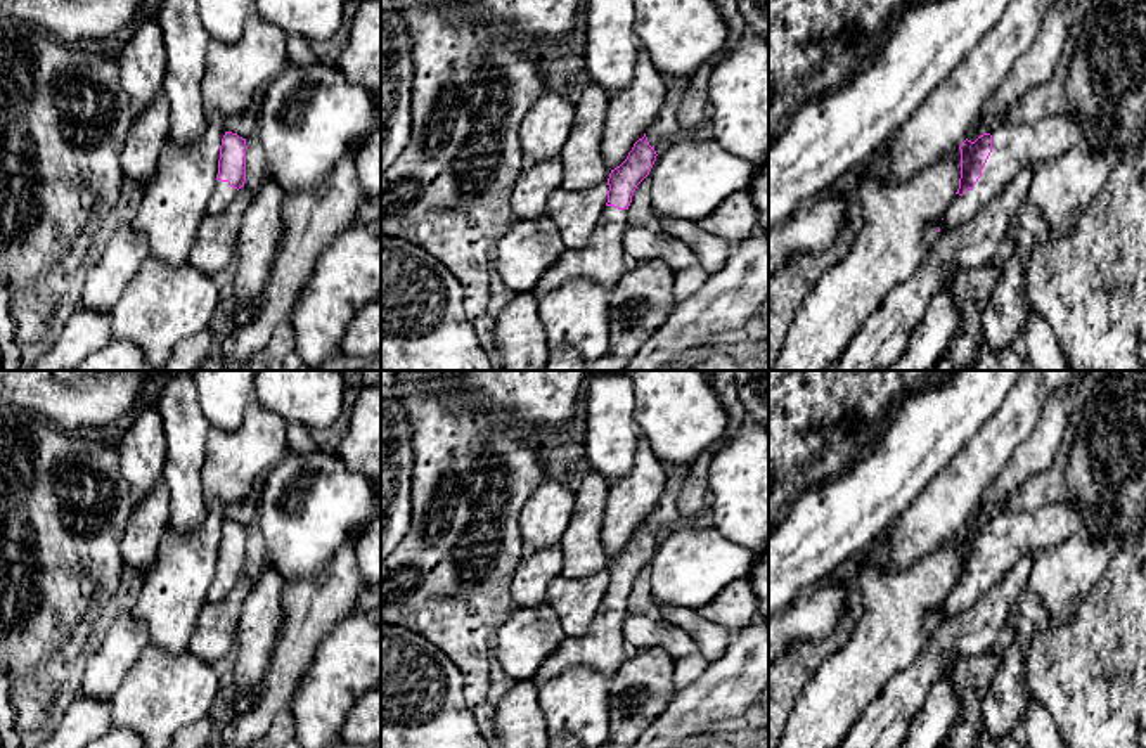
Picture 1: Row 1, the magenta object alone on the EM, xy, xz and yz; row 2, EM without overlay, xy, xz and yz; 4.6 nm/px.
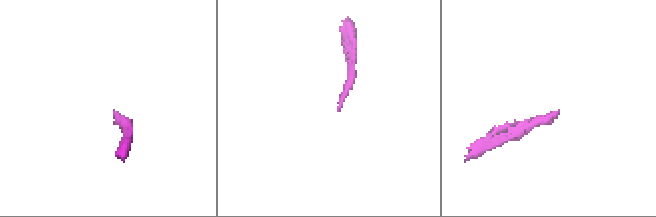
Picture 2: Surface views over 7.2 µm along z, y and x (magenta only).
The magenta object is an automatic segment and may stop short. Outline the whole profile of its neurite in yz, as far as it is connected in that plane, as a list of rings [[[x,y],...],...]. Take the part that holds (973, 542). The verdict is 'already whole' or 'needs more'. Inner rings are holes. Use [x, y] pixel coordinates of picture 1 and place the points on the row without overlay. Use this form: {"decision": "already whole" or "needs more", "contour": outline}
{"decision": "needs more", "contour": [[[1056,500],[1035,511],[1011,511],[980,523],[975,530],[964,528],[961,537],[959,577],[947,596],[940,618],[952,616],[985,596],[1023,556],[1039,556],[1054,549],[1080,528],[1078,509],[1070,500]]]}

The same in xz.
{"decision": "needs more", "contour": [[[644,521],[634,532],[627,547],[611,558],[608,566],[608,590],[587,634],[563,641],[531,679],[537,687],[576,665],[589,665],[608,677],[616,674],[625,660],[621,625],[628,615],[627,597],[637,573],[649,563],[656,544],[654,535],[649,533]]]}

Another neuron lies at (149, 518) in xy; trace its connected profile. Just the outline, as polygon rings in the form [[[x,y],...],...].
[[[161,478],[145,497],[133,502],[119,545],[125,563],[147,573],[170,525],[170,493]]]

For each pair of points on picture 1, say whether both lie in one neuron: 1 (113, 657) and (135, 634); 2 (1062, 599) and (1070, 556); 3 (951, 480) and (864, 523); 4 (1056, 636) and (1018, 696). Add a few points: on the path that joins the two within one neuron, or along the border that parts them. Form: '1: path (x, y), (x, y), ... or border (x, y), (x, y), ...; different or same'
1: path (118, 651), (130, 639); same
2: path (1062, 589), (1062, 579), (1070, 567); same
3: border (942, 470), (887, 528); different
4: border (1023, 657), (1025, 686), (1030, 696); different

